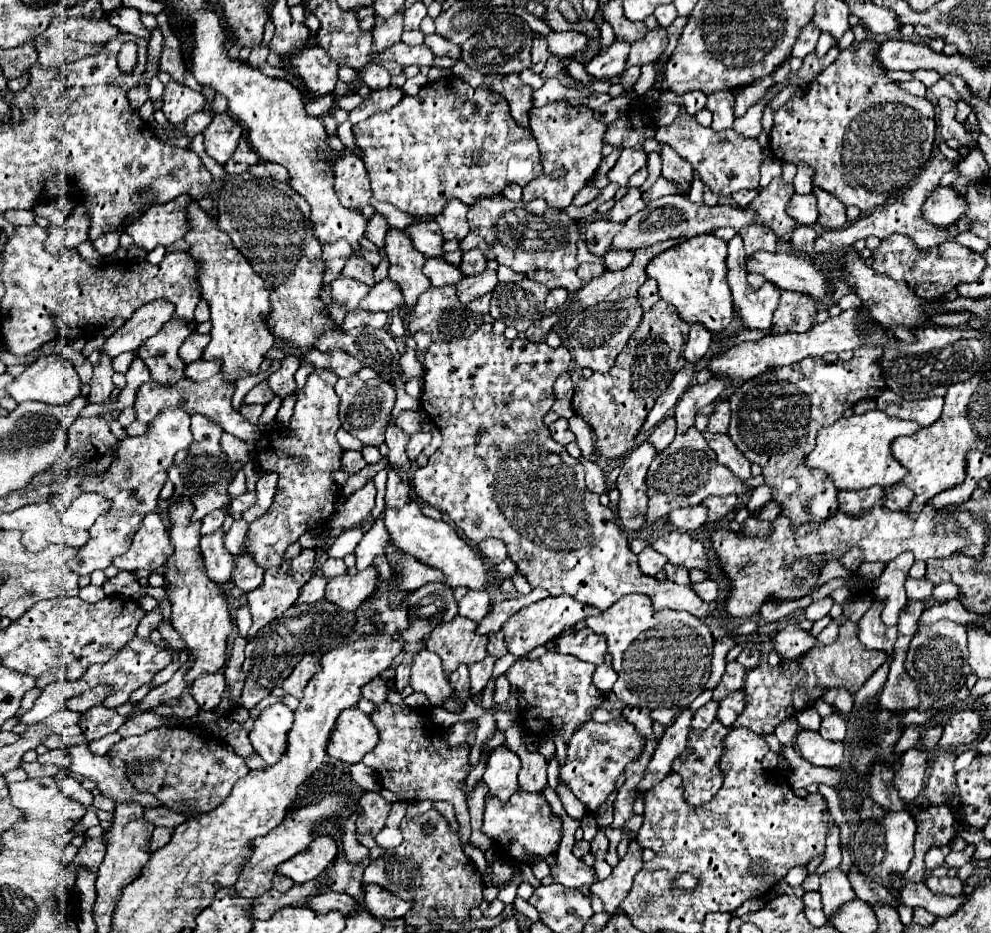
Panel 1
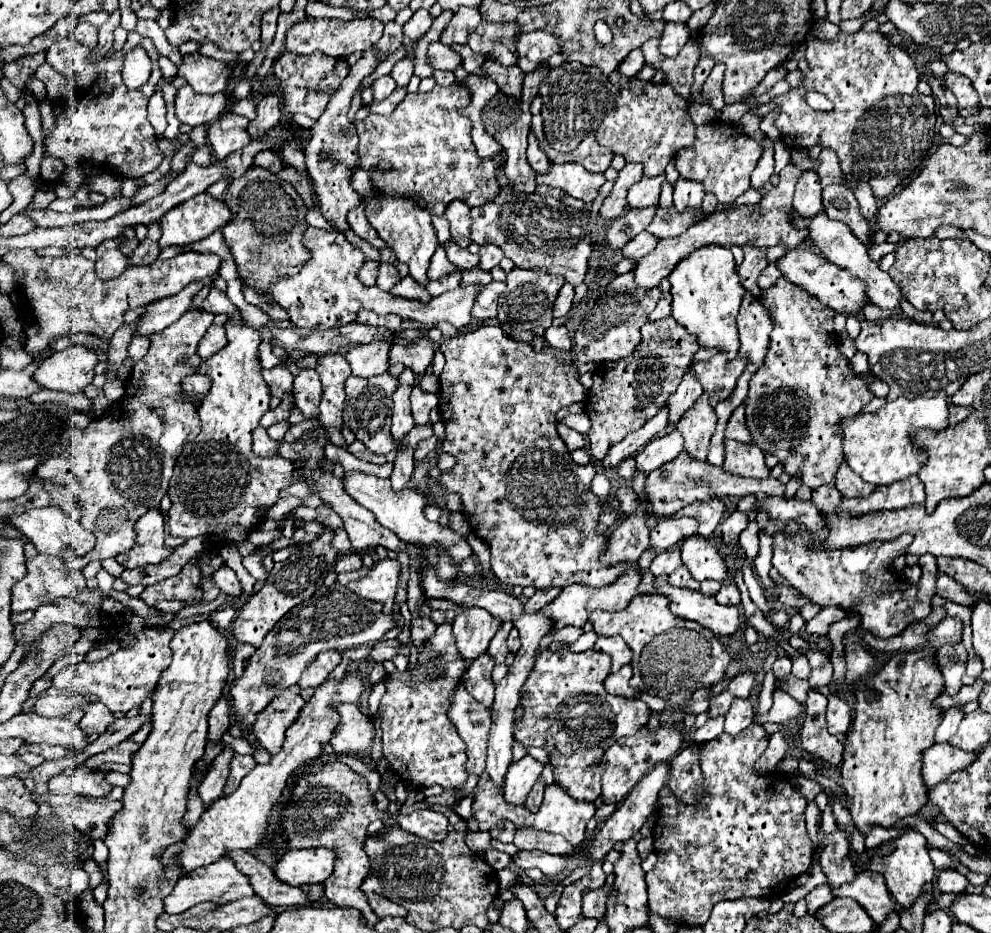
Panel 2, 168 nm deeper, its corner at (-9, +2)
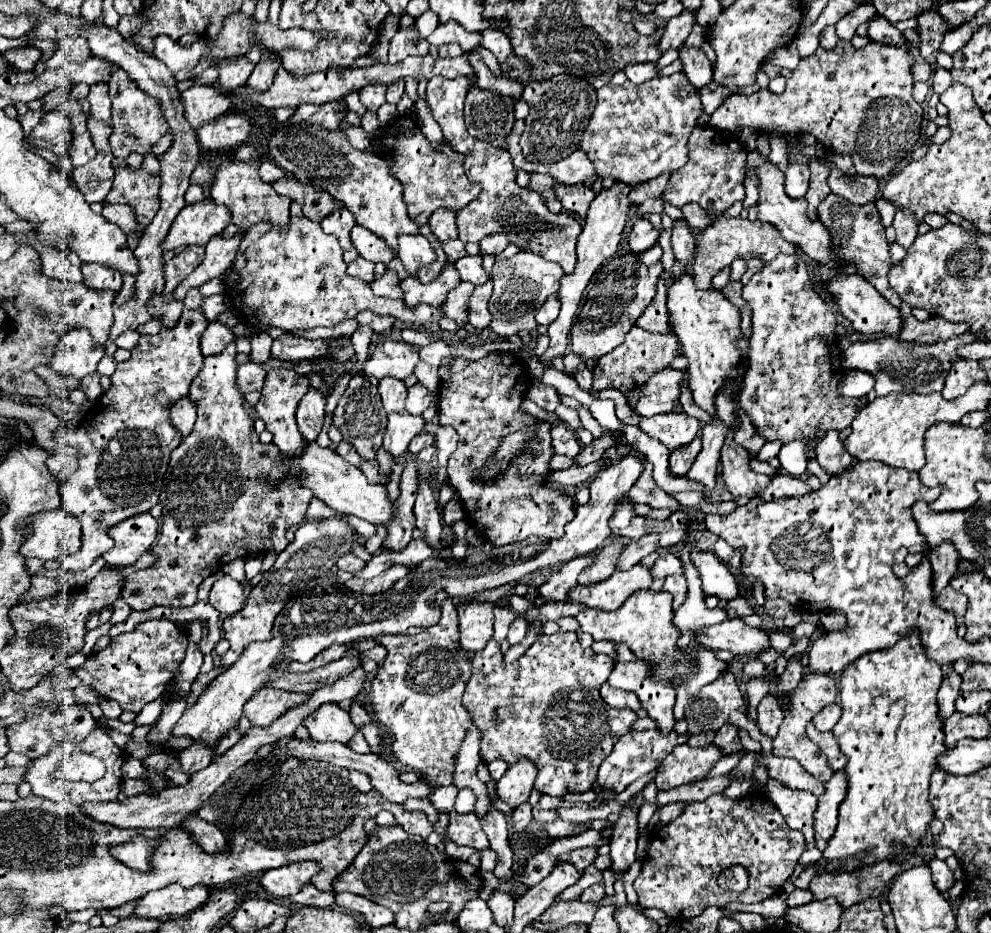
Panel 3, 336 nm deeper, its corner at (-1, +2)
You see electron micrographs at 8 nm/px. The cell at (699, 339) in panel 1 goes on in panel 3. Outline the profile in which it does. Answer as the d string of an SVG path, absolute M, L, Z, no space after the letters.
M661 414L653 418L641 418L639 428L673 452L699 436L699 424L697 418L689 418L687 414Z

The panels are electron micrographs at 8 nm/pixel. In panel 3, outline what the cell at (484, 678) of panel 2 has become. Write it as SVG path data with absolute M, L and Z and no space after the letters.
M561 630L551 636L539 634L533 646L515 662L505 663L503 656L500 644L491 638L487 646L473 656L473 676L463 694L465 708L481 732L481 758L485 762L503 758L507 764L515 764L521 758L531 760L538 768L534 788L549 796L563 796L569 792L583 794L591 790L601 762L611 754L615 742L627 734L629 726L637 720L633 710L613 710L599 696L601 684L607 682L613 670L613 660L605 654L583 650L575 632Z

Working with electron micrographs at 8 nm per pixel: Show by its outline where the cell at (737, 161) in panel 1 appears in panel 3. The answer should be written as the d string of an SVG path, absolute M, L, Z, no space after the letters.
M695 128L689 136L687 148L689 148L687 164L671 174L669 186L663 192L663 198L671 206L683 208L685 204L695 202L707 212L721 214L733 202L745 198L745 188L743 188L745 150L733 134L715 128Z

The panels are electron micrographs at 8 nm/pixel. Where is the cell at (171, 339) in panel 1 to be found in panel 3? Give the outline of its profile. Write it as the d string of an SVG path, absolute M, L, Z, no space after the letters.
M183 310L181 320L177 322L177 328L165 332L161 330L155 336L141 336L137 346L131 350L131 358L127 362L117 364L115 374L111 376L111 388L95 400L95 406L87 412L87 424L81 428L67 428L59 426L57 436L69 444L77 446L79 450L79 470L61 486L61 498L63 498L63 508L71 512L79 524L81 524L81 550L77 554L69 554L61 558L61 568L63 570L85 570L89 568L95 558L99 558L103 552L113 548L113 540L109 538L107 530L121 522L127 520L129 516L149 512L161 494L161 484L163 484L163 474L167 470L171 452L181 444L181 436L177 436L177 430L169 424L169 408L185 398L189 394L189 386L193 378L199 374L203 366L203 354L199 350L199 340L201 334L207 328L207 318L201 314L201 310Z

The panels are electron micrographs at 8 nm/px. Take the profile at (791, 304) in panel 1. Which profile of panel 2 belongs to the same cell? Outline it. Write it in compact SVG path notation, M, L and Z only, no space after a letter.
M783 276L765 290L765 304L773 312L773 332L769 352L763 366L749 380L749 394L745 400L747 428L751 442L759 446L765 454L773 454L785 468L789 476L801 476L801 484L809 488L819 488L823 484L835 484L835 474L843 462L841 456L841 432L837 424L845 416L855 416L863 406L867 406L875 396L867 386L863 374L855 374L845 356L837 350L837 334L833 330L833 310L821 304L815 296L789 284Z

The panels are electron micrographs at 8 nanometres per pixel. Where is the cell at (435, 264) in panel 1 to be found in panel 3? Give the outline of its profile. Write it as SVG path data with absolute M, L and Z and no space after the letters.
M421 234L415 236L401 236L399 238L399 254L403 266L415 276L417 268L421 264L429 264L435 260L435 252L429 244L429 240Z

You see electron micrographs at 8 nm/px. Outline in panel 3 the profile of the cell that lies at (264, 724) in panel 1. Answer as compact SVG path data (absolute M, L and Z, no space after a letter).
M261 688L245 704L243 714L253 726L269 726L277 716L285 714L291 706L305 702L309 696L303 692L287 692L277 688Z

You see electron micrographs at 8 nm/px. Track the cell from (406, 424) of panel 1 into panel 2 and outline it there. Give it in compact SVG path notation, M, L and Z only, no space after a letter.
M413 388L411 392L411 416L417 426L429 424L429 412L439 404L437 394L427 394L421 388Z

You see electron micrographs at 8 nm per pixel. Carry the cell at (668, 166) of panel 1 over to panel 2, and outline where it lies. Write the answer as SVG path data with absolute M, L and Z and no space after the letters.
M677 178L677 182L673 184L673 202L677 204L677 208L697 208L701 206L701 200L705 196L705 190L701 186L701 182L695 180L685 180L685 178Z

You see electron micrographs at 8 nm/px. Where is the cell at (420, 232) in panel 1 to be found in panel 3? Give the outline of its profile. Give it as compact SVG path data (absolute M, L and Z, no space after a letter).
M465 256L461 260L455 262L459 274L461 274L461 280L467 280L475 286L481 286L485 284L489 278L487 274L483 272L483 264L481 264L481 256Z

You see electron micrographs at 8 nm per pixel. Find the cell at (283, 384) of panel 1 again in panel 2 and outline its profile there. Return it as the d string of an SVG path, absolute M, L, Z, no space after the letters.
M299 370L293 384L293 398L305 418L317 416L317 404L321 400L321 382L315 370Z

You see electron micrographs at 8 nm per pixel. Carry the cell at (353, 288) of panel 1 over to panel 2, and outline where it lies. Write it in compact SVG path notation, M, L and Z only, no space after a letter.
M365 262L363 268L357 272L357 278L365 286L375 286L375 280L377 280L377 262Z

